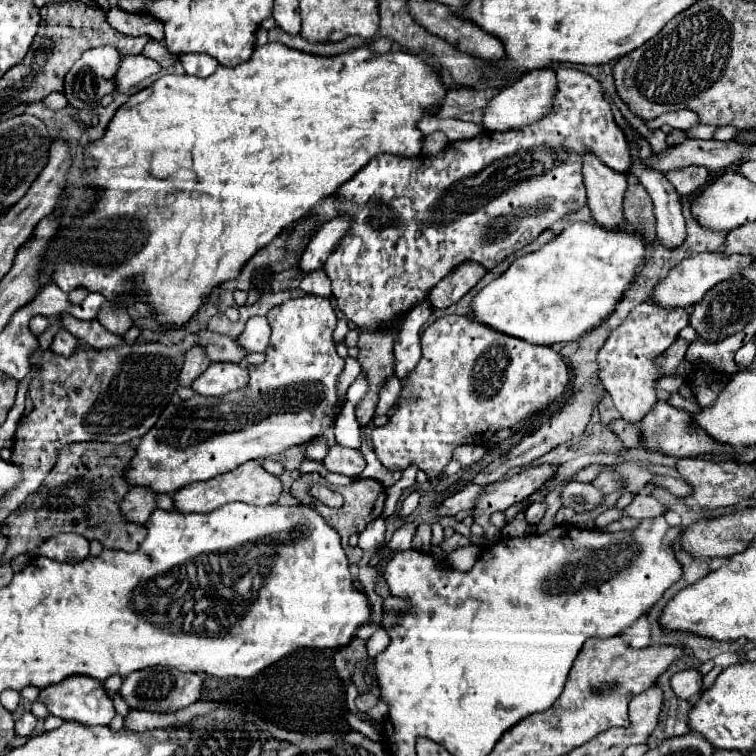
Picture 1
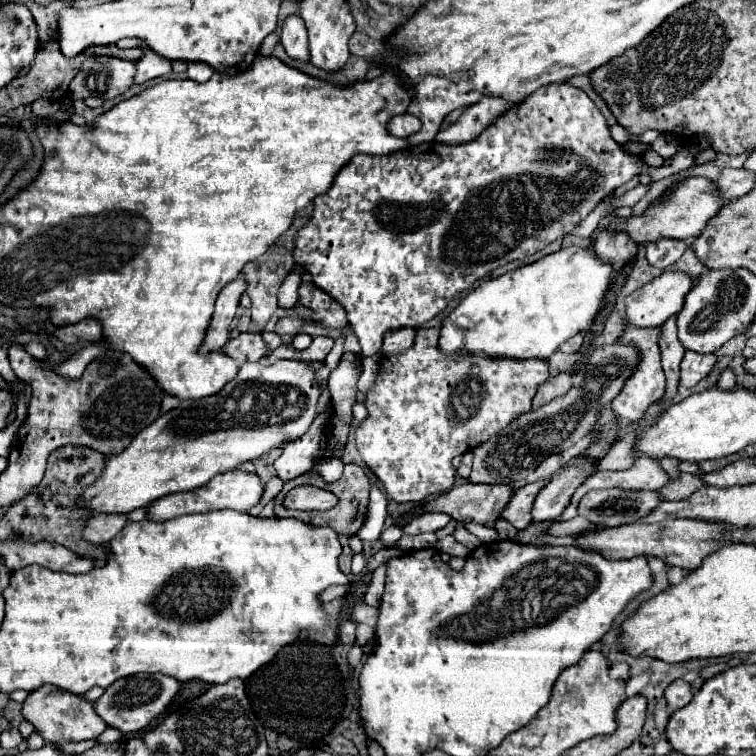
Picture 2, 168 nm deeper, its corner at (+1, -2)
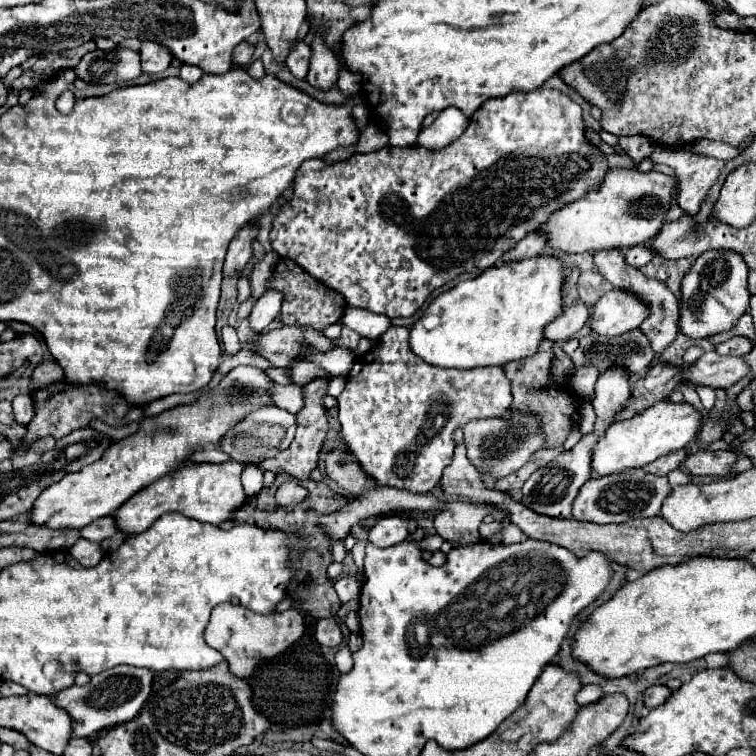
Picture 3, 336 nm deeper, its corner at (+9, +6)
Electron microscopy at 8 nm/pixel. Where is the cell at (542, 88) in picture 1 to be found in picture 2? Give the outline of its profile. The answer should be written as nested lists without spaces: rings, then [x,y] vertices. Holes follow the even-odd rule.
[[[483,97],[475,105],[467,107],[453,125],[449,125],[447,129],[441,129],[435,141],[445,145],[447,143],[461,145],[465,141],[473,141],[473,137],[477,137],[487,125],[491,125],[509,107],[515,107],[515,105],[501,97]]]

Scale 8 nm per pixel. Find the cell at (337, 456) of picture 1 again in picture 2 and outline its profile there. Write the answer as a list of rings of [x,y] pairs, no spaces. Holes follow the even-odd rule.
[[[325,461],[321,463],[321,477],[325,483],[333,483],[341,477],[343,473],[343,463],[341,461]]]

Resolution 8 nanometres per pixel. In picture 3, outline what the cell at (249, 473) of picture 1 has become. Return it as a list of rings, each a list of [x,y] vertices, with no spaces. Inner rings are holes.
[[[237,461],[227,463],[189,463],[185,469],[179,469],[177,473],[171,473],[169,477],[161,477],[161,481],[155,481],[153,485],[147,485],[141,489],[141,493],[135,493],[121,509],[117,509],[115,519],[123,533],[141,533],[149,529],[153,521],[157,521],[161,515],[179,511],[191,519],[207,521],[221,525],[223,521],[229,521],[233,513],[245,503],[247,495],[241,485],[241,471],[243,465]]]

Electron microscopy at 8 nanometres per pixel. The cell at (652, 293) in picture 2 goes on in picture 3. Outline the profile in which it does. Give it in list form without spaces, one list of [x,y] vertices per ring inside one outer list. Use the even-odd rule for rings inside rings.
[[[611,289],[595,305],[591,327],[595,333],[617,337],[637,329],[649,317],[649,305],[633,291]]]

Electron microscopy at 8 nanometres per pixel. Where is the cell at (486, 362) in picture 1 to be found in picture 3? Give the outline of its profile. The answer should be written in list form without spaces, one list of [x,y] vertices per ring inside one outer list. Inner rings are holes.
[[[391,327],[387,333],[383,333],[375,347],[363,355],[359,355],[355,359],[355,365],[347,377],[347,385],[343,389],[343,393],[337,397],[339,401],[339,423],[343,427],[343,441],[349,449],[349,453],[357,459],[357,463],[361,465],[361,469],[365,471],[365,475],[369,475],[375,485],[389,485],[389,487],[405,487],[413,493],[429,493],[441,479],[443,469],[451,463],[453,457],[453,433],[459,427],[465,427],[469,421],[473,419],[487,419],[487,417],[501,417],[505,413],[511,411],[511,403],[513,403],[513,393],[511,393],[511,381],[507,379],[503,367],[477,367],[477,369],[463,369],[461,377],[451,377],[451,369],[441,369],[435,365],[429,365],[425,361],[421,361],[409,347],[409,327]]]

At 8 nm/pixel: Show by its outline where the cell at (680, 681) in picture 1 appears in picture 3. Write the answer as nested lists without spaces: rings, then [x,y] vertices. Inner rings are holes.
[[[651,685],[649,689],[645,689],[645,705],[649,709],[661,705],[663,701],[667,701],[671,697],[671,689],[667,685]]]

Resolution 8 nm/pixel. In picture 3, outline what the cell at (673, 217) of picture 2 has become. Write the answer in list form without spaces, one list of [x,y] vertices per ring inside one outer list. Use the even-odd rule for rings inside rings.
[[[609,169],[599,191],[591,191],[585,199],[565,205],[549,217],[541,231],[549,233],[549,245],[567,253],[585,253],[601,249],[629,249],[629,245],[655,239],[667,221],[669,207],[677,199],[677,179],[663,173],[641,173],[637,169]]]

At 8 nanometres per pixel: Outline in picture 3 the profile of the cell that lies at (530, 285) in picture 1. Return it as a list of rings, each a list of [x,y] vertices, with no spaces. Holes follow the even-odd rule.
[[[537,255],[523,261],[497,263],[479,277],[461,281],[441,293],[413,325],[409,345],[425,363],[437,367],[489,367],[537,353],[543,329],[565,309],[563,261]]]

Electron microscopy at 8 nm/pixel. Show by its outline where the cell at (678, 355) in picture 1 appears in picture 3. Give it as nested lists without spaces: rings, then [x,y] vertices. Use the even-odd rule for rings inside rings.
[[[709,251],[697,257],[681,281],[679,331],[691,339],[707,339],[733,329],[749,309],[751,295],[747,289],[747,275],[749,267],[737,253]]]

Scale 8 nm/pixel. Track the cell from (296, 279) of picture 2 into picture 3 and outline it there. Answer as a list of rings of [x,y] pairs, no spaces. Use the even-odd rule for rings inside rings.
[[[267,289],[259,301],[255,303],[253,311],[251,311],[251,329],[255,333],[261,333],[267,329],[267,325],[279,317],[279,309],[283,303],[283,293],[275,291],[275,289]]]

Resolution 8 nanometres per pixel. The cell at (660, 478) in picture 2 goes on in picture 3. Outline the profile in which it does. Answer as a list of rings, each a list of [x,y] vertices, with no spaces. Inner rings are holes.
[[[681,451],[681,453],[669,453],[669,457],[661,457],[653,463],[649,463],[647,467],[641,467],[645,473],[651,473],[651,475],[667,475],[669,471],[677,469],[683,461],[683,457],[687,455],[687,451]]]

